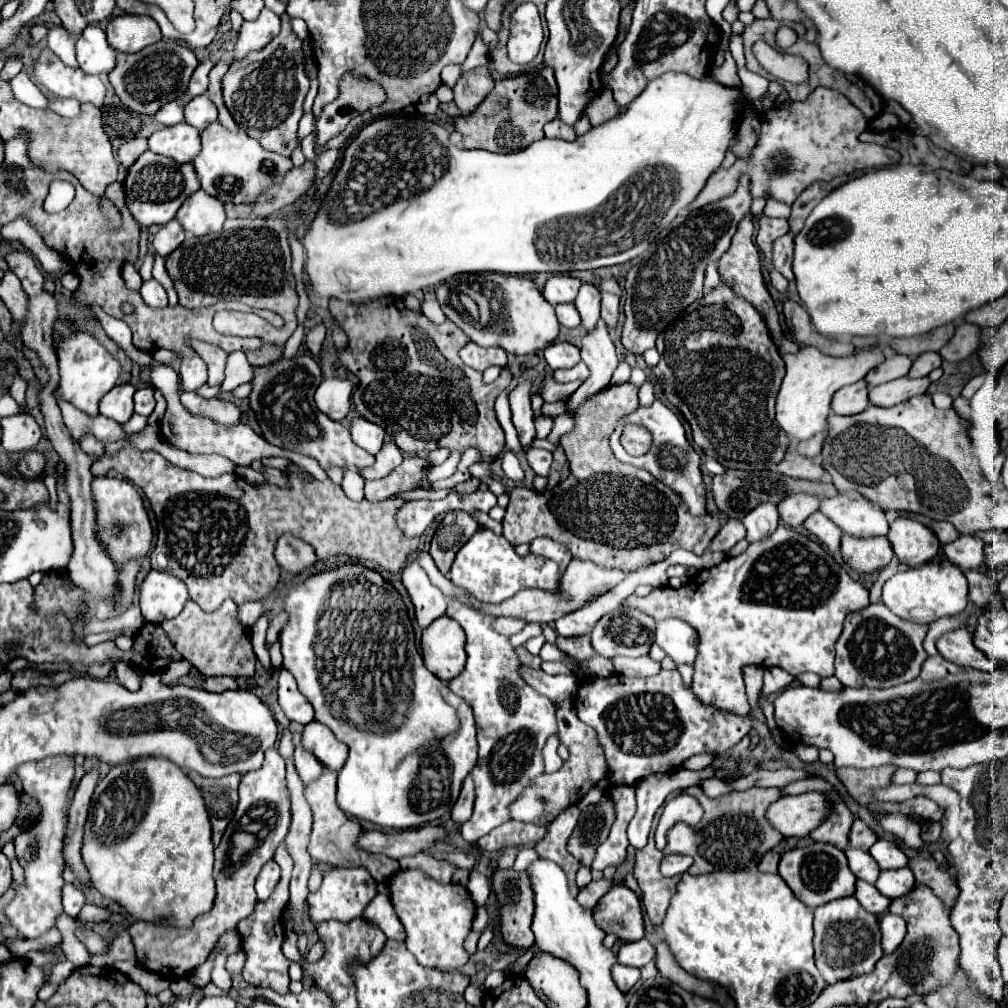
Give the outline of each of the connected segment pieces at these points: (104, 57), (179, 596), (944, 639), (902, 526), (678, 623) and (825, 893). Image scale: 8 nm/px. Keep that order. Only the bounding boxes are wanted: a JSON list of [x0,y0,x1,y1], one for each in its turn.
[[75,25,117,75],[139,569,187,623],[937,627,997,671],[889,517,941,567],[655,619,697,663],[779,843,857,909]]

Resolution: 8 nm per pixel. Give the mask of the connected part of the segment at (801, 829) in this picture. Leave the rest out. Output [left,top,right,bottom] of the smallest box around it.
[765,793,829,837]

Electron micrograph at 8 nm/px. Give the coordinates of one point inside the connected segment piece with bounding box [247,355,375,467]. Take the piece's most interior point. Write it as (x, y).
(281, 397)

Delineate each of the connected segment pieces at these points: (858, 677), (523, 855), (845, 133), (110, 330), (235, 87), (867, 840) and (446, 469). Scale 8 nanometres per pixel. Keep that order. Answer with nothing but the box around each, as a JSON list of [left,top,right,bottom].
[[835,603,927,687],[513,847,538,871],[689,87,901,209],[93,305,151,367],[223,17,309,157],[849,819,877,851],[429,451,463,481]]

